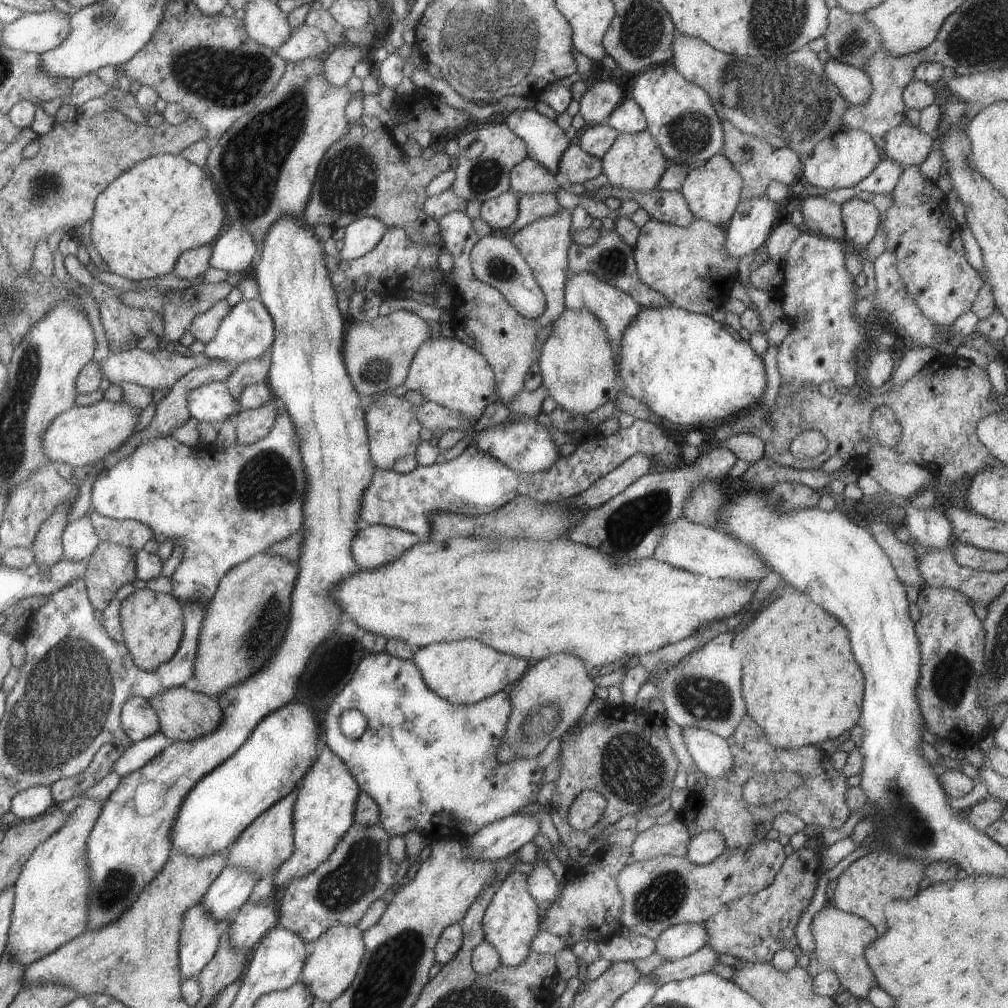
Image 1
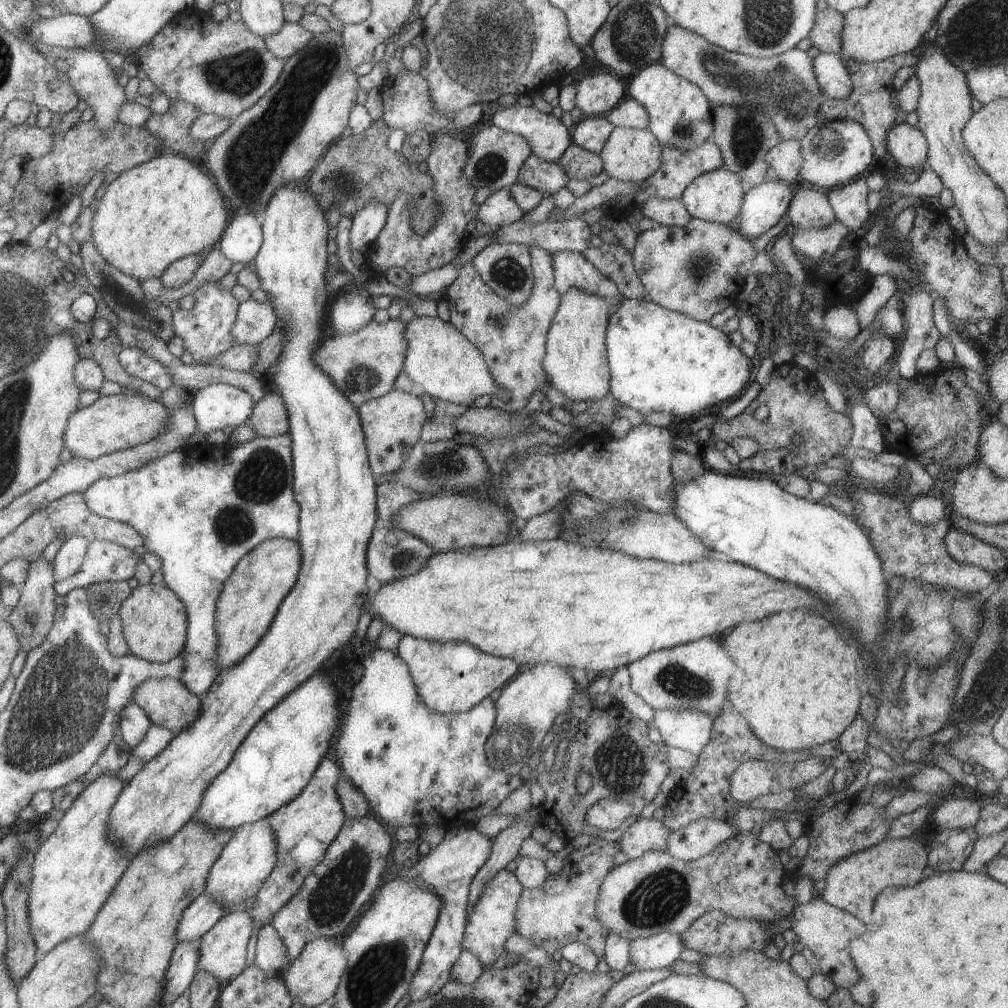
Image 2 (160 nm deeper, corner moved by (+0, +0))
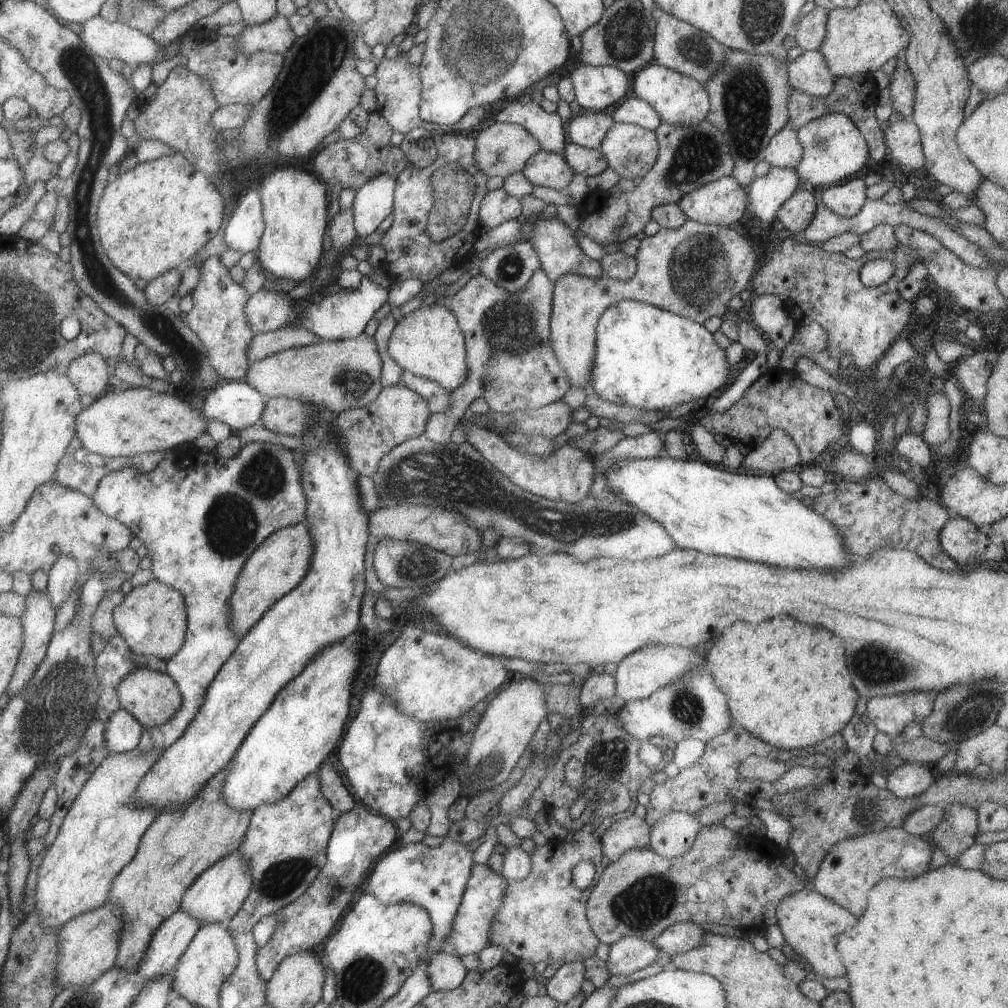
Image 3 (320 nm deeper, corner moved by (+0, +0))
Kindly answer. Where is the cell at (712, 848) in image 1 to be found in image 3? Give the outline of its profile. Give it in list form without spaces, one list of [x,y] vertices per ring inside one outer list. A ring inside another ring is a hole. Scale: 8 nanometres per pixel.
[[[667,813],[650,826],[648,847],[665,858],[683,854],[692,845],[699,827],[692,814]]]

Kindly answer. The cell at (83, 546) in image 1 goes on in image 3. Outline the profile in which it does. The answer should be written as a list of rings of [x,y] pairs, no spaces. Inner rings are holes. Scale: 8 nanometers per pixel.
[[[59,557],[48,570],[44,592],[55,611],[69,598],[69,592],[82,572],[80,567],[71,557]]]

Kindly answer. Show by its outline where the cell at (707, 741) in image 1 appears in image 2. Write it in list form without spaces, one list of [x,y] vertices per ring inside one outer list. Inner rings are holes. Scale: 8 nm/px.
[[[655,710],[651,726],[659,731],[666,746],[701,754],[709,741],[713,720],[699,710]]]

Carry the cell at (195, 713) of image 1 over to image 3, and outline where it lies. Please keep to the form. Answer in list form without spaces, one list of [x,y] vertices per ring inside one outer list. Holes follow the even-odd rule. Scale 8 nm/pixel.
[[[135,667],[129,671],[117,684],[116,695],[119,706],[126,710],[141,726],[156,727],[166,723],[178,711],[181,697],[175,682],[167,673]]]

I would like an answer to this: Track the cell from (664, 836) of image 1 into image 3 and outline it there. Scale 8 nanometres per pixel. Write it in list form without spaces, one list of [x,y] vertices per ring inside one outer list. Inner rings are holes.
[[[634,815],[610,824],[599,839],[603,856],[616,861],[629,849],[648,847],[650,826]]]

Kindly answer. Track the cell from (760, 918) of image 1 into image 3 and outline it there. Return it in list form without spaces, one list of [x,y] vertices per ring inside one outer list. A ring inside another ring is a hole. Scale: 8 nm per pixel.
[[[692,922],[675,923],[664,928],[649,942],[657,949],[669,955],[684,953],[701,944],[703,931]]]

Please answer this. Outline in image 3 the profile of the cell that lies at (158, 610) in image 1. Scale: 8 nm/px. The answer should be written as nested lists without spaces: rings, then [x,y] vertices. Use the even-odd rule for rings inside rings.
[[[151,579],[133,587],[112,610],[114,627],[133,653],[167,660],[183,644],[186,633],[186,608],[178,590]]]

